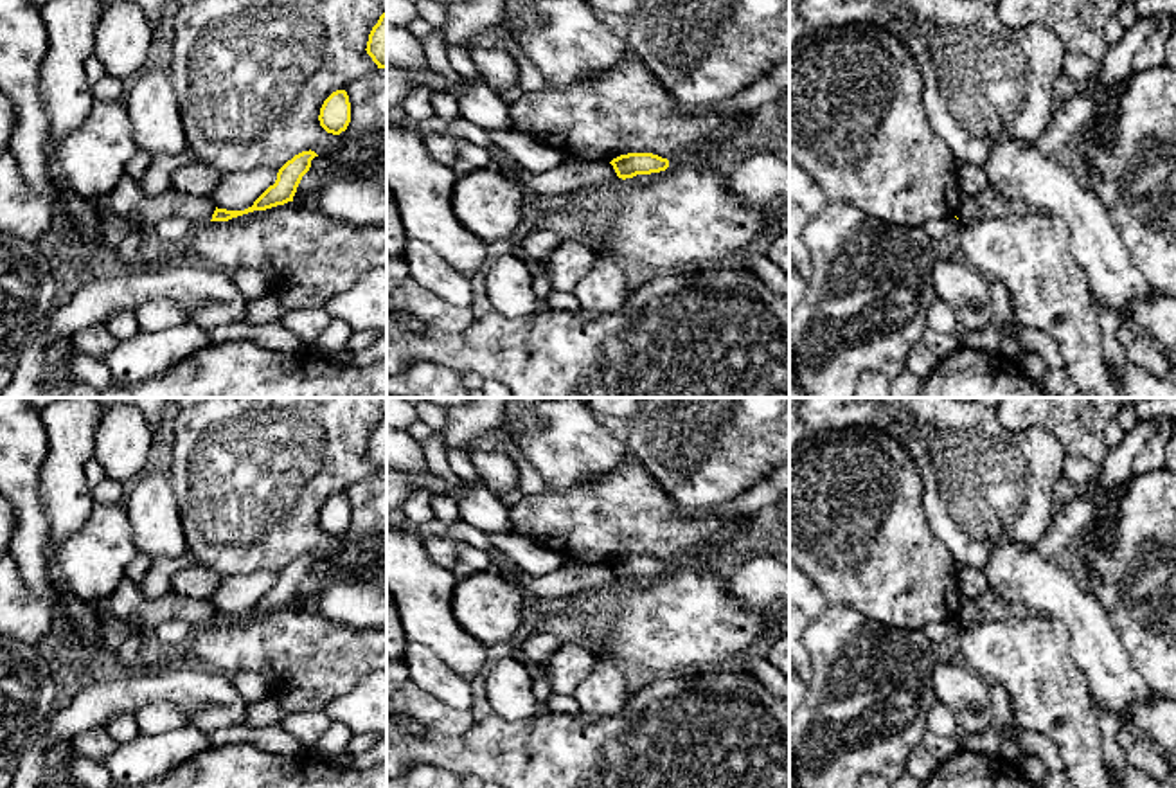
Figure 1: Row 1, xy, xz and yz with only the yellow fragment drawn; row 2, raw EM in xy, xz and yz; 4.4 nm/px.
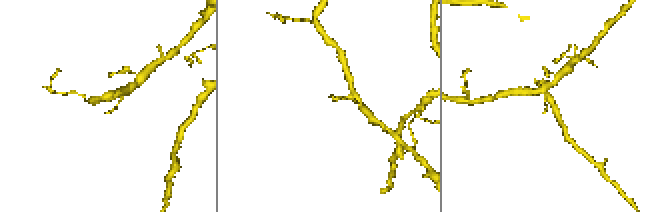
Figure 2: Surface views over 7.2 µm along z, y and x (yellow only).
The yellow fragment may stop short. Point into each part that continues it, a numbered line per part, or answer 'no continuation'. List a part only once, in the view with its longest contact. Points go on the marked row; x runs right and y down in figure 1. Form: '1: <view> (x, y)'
no continuation

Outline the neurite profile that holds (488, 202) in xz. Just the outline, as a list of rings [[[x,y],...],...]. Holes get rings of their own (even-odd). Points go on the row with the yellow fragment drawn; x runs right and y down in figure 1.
[[[491,166],[457,178],[451,205],[466,230],[493,243],[511,237],[516,230],[525,201],[523,191],[511,175]]]

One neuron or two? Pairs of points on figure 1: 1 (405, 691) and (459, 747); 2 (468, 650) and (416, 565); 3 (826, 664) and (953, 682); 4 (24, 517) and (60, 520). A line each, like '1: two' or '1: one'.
1: two
2: one
3: two
4: two

